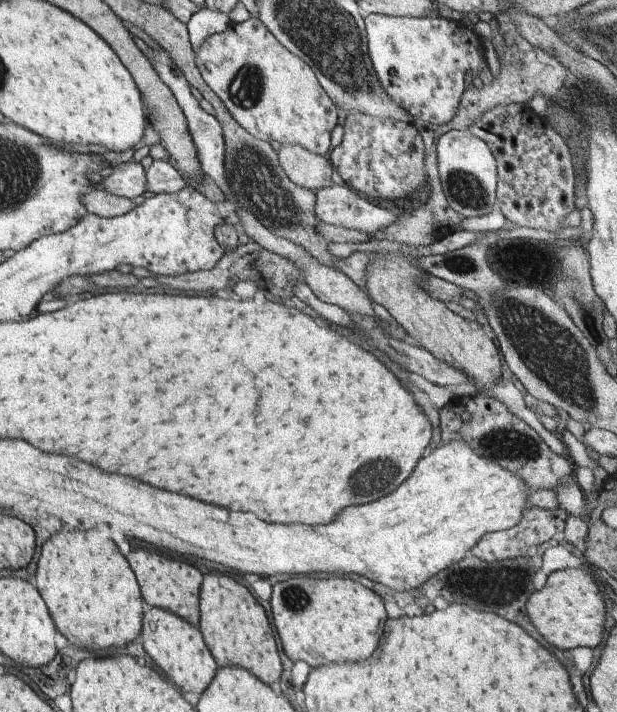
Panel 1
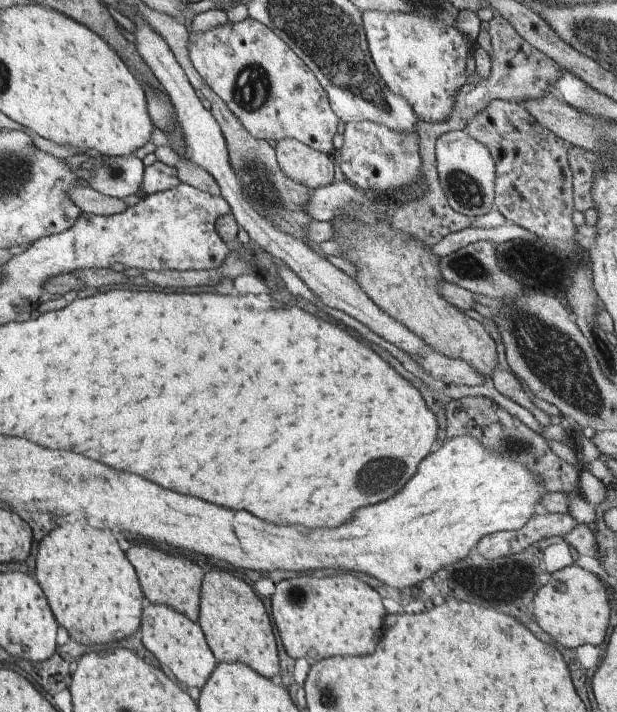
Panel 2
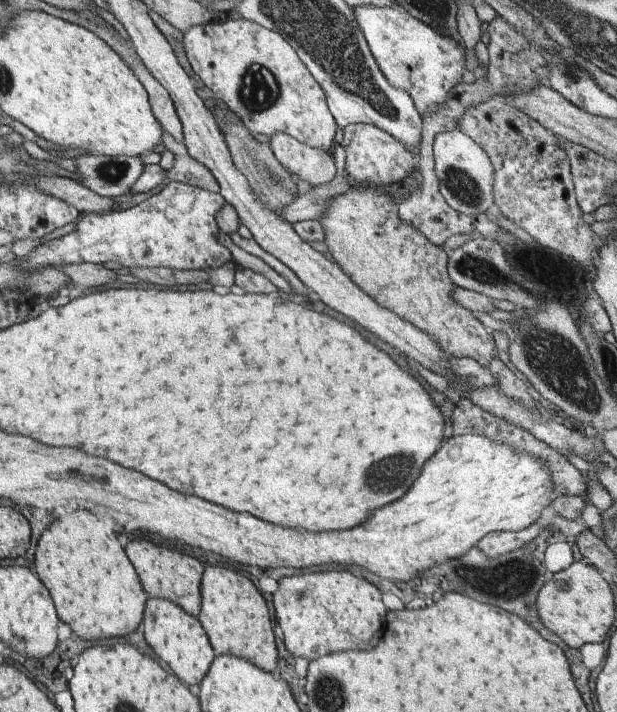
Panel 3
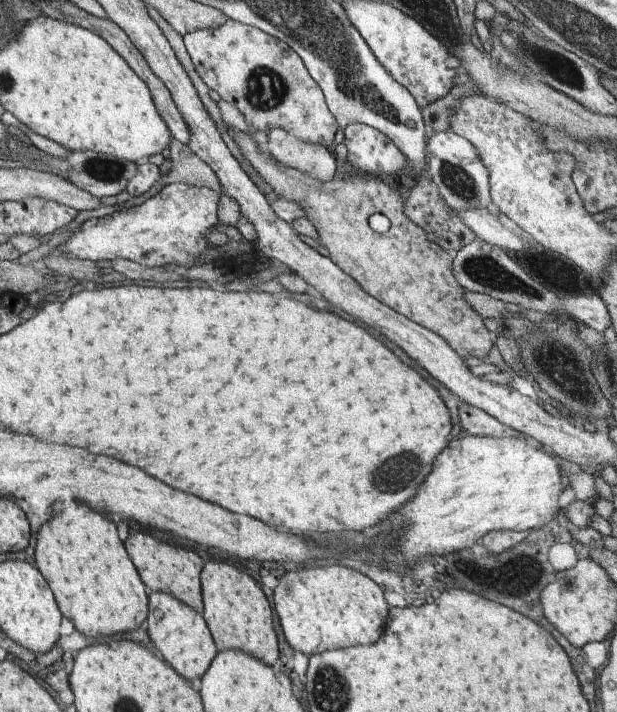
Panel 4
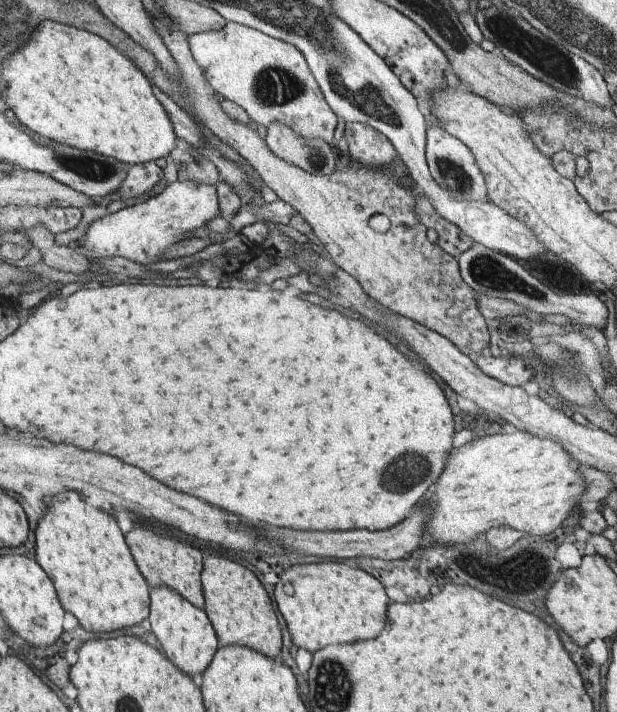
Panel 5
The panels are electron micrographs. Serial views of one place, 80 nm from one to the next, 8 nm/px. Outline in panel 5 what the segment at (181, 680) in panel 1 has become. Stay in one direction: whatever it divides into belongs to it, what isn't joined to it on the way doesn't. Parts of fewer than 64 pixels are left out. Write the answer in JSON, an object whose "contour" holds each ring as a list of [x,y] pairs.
{"contour":[[[154,587],[150,591],[150,624],[152,633],[162,645],[164,654],[189,676],[201,675],[209,668],[216,656],[220,643],[213,623],[206,611],[194,606],[177,591],[169,587]]]}

